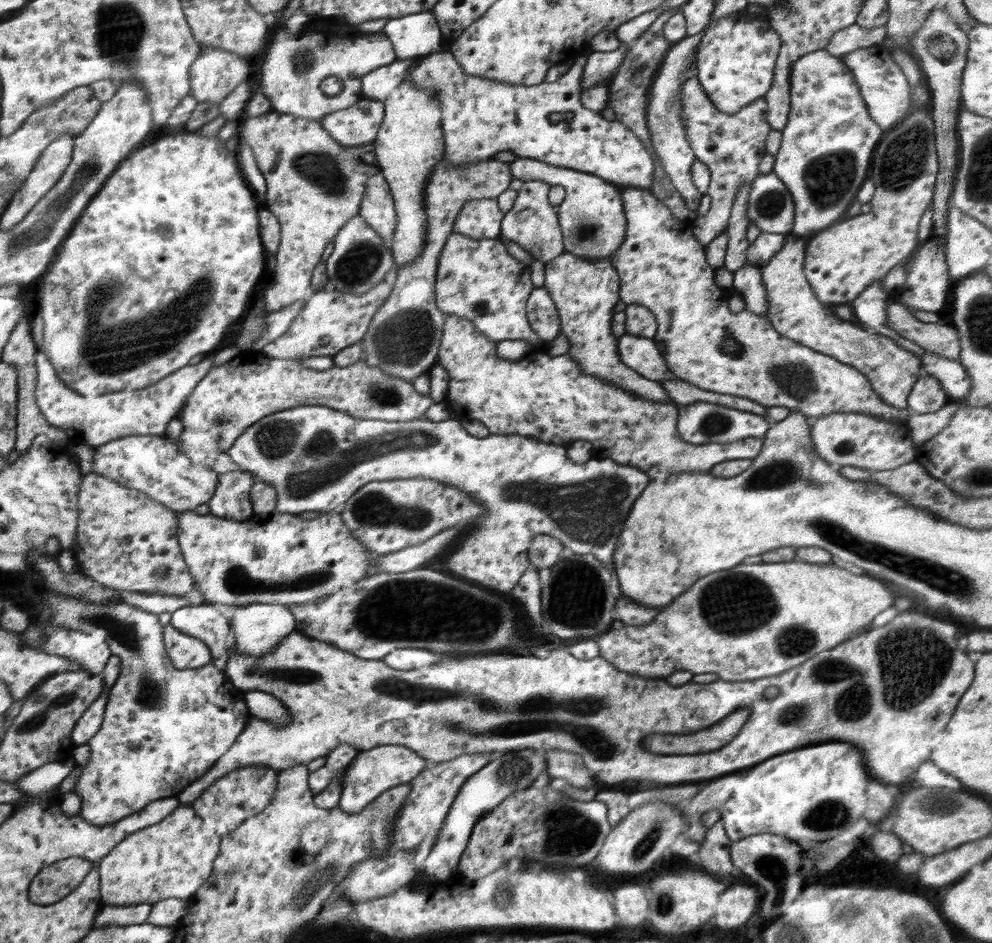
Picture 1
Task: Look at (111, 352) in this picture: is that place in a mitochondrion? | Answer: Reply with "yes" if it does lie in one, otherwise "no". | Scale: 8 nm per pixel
yes

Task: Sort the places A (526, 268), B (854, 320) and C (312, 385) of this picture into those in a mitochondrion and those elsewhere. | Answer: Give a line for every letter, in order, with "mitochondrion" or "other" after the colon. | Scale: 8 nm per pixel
A: other
B: other
C: other

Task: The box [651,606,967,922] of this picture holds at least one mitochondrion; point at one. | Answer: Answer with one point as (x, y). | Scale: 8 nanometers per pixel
(912, 676)

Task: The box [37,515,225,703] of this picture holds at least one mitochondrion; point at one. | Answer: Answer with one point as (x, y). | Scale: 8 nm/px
(163, 573)

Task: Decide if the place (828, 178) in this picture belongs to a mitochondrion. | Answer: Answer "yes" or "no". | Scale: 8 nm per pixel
yes

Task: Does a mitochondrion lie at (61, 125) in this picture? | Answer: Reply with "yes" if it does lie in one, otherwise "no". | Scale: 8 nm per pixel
no

